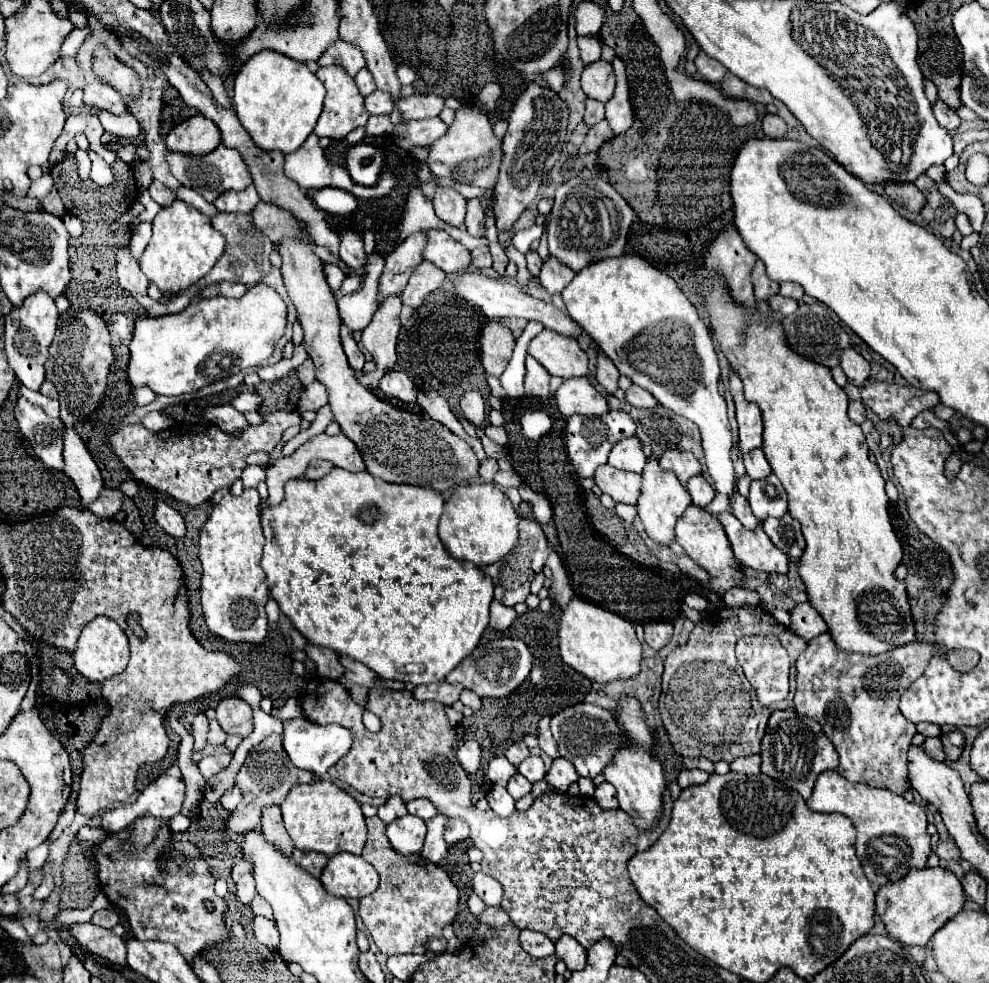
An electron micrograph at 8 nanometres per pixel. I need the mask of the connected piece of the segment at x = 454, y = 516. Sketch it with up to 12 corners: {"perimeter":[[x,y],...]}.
{"perimeter":[[495,484],[459,486],[439,538],[487,566],[517,544],[519,516]]}

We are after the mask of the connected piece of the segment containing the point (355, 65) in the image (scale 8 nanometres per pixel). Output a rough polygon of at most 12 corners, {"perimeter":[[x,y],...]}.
{"perimeter":[[343,40],[333,42],[317,62],[339,64],[351,76],[363,66],[363,52]]}

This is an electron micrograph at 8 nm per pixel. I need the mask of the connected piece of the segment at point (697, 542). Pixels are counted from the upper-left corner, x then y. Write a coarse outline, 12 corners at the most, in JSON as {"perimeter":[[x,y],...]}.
{"perimeter":[[689,506],[675,536],[713,578],[713,592],[739,586],[739,562],[715,516]]}

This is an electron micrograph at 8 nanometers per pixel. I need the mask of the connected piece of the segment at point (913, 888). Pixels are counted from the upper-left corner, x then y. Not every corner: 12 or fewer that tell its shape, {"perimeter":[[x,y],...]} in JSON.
{"perimeter":[[911,870],[875,896],[887,934],[925,946],[963,908],[957,876]]}

